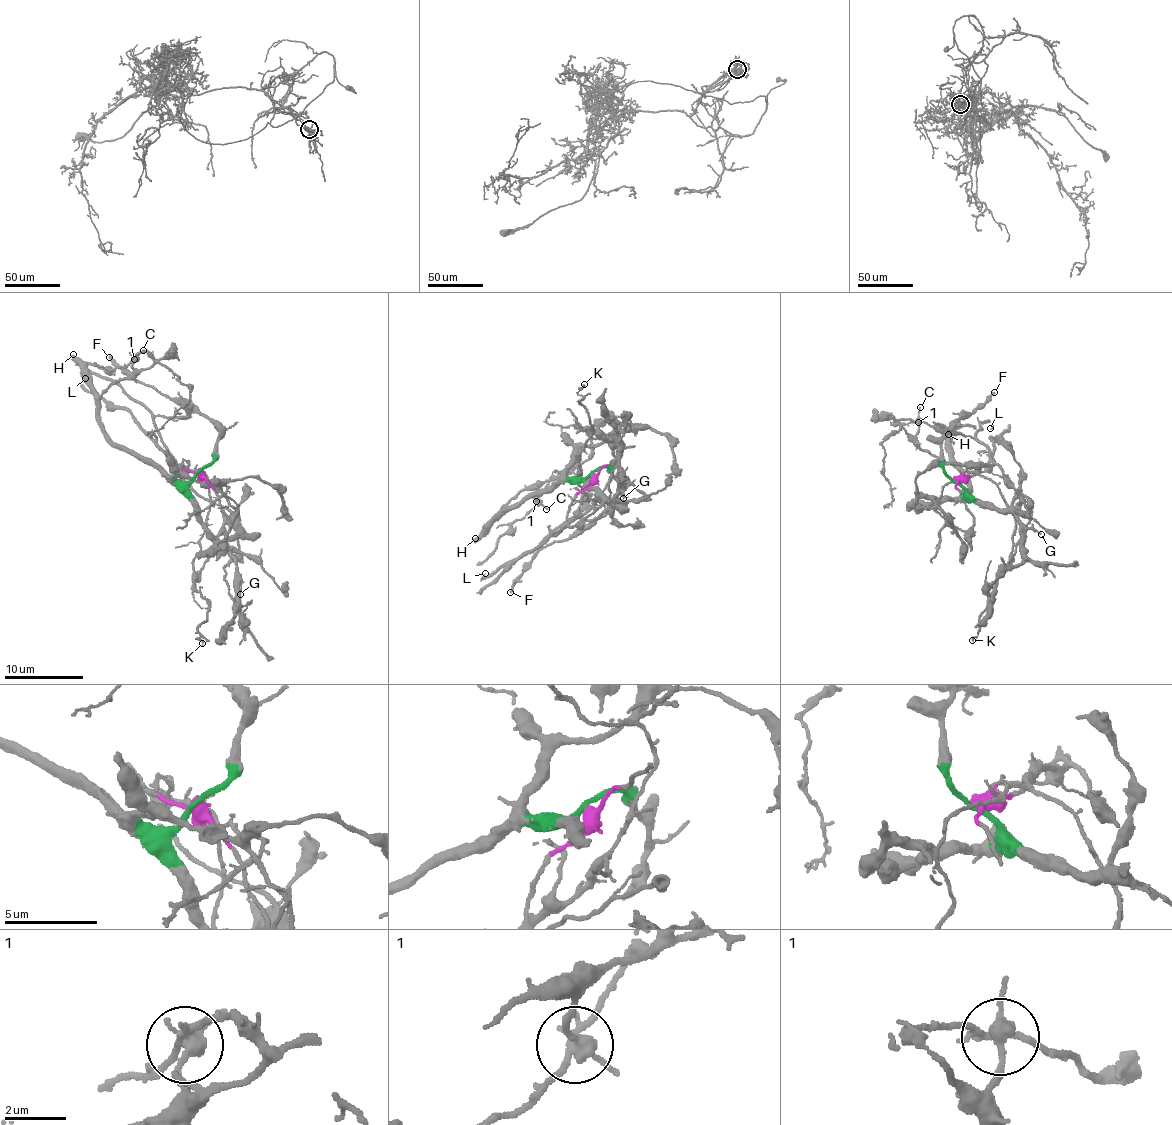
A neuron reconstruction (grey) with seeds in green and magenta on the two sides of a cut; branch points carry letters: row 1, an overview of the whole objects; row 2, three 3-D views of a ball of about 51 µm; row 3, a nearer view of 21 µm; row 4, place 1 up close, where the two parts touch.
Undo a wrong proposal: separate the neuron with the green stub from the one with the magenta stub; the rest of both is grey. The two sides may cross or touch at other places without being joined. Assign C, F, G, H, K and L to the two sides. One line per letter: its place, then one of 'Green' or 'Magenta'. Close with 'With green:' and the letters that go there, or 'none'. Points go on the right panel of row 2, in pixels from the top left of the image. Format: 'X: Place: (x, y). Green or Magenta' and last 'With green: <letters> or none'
C: Place: (920, 407). Green
F: Place: (994, 392). Green
G: Place: (1041, 534). Green
H: Place: (948, 434). Green
K: Place: (972, 640). Magenta
L: Place: (990, 428). Magenta
With green: C, F, G, H

